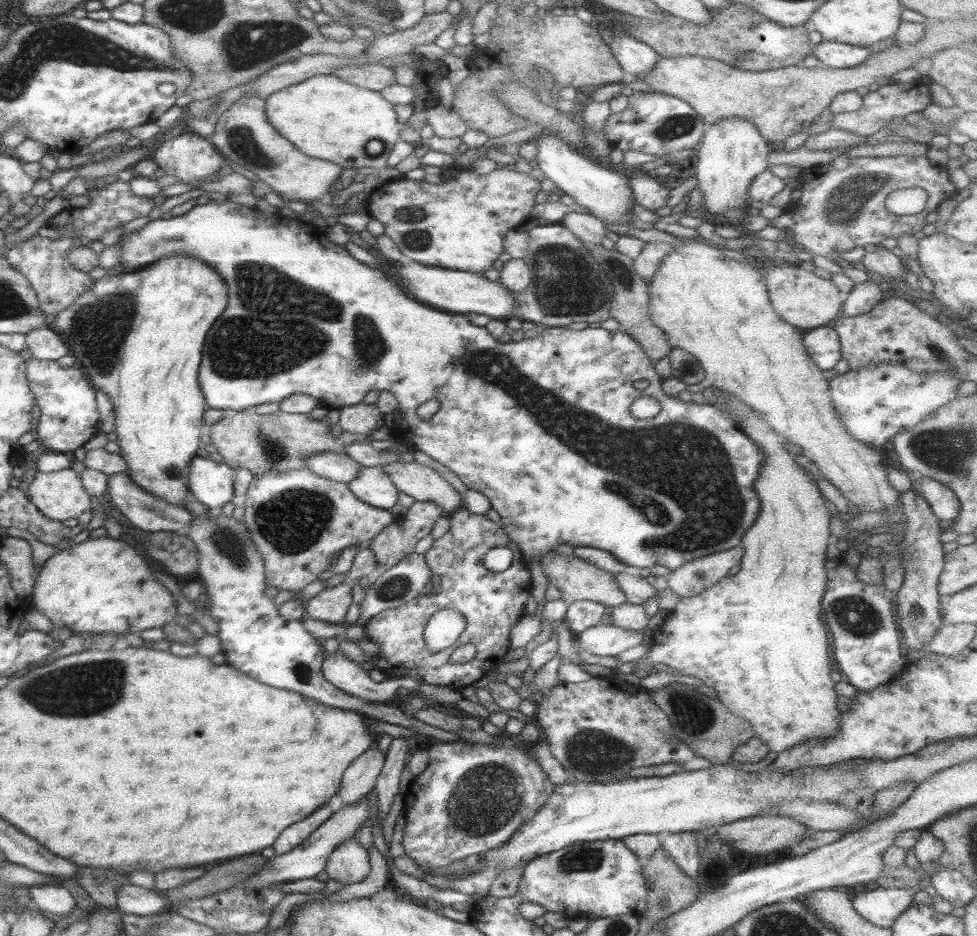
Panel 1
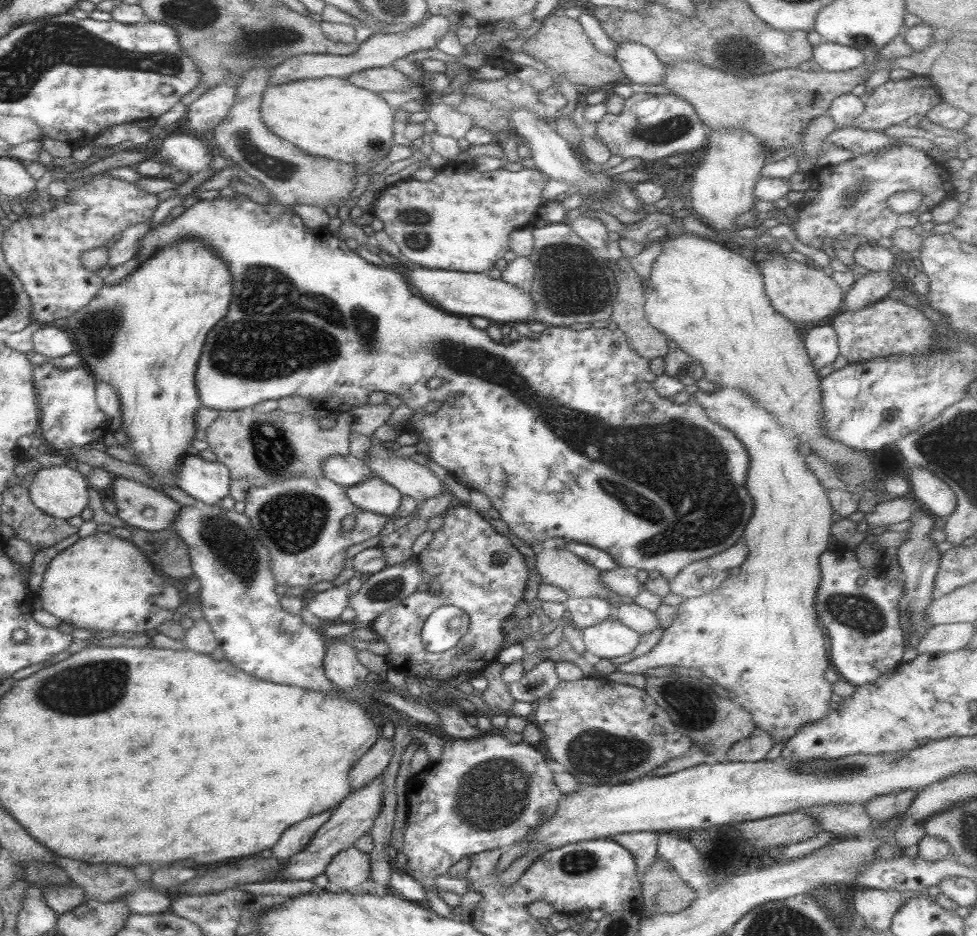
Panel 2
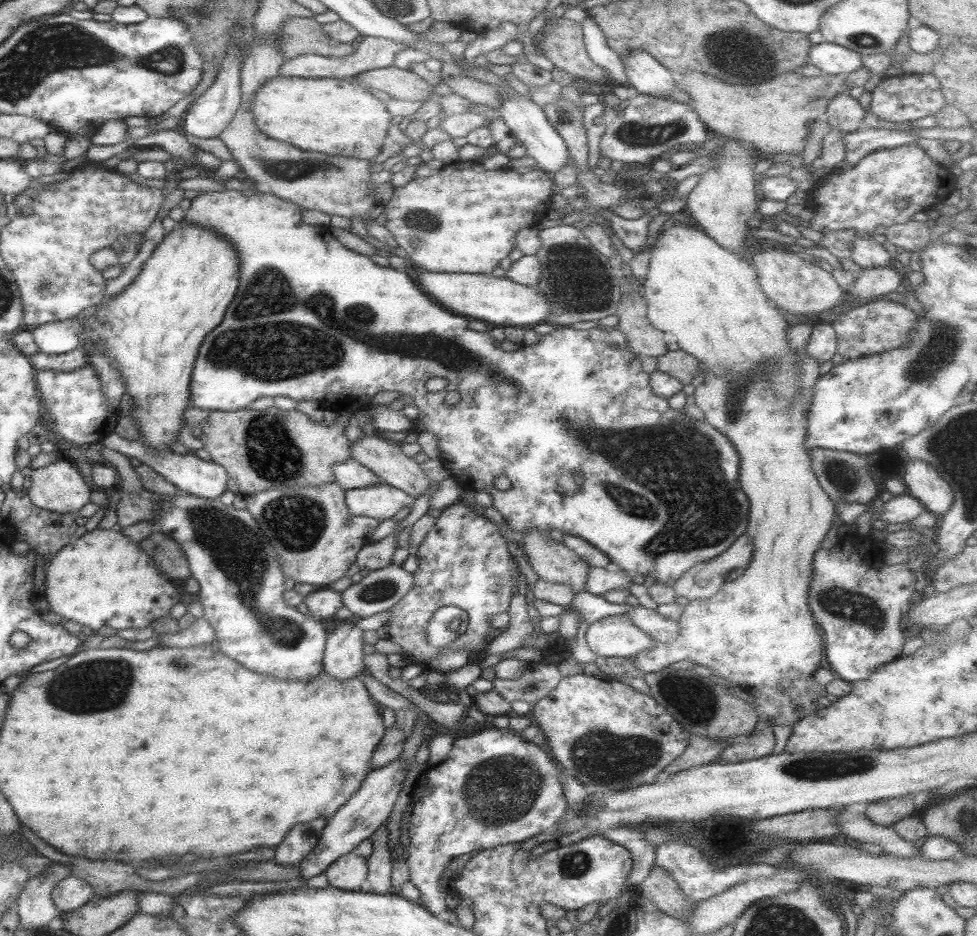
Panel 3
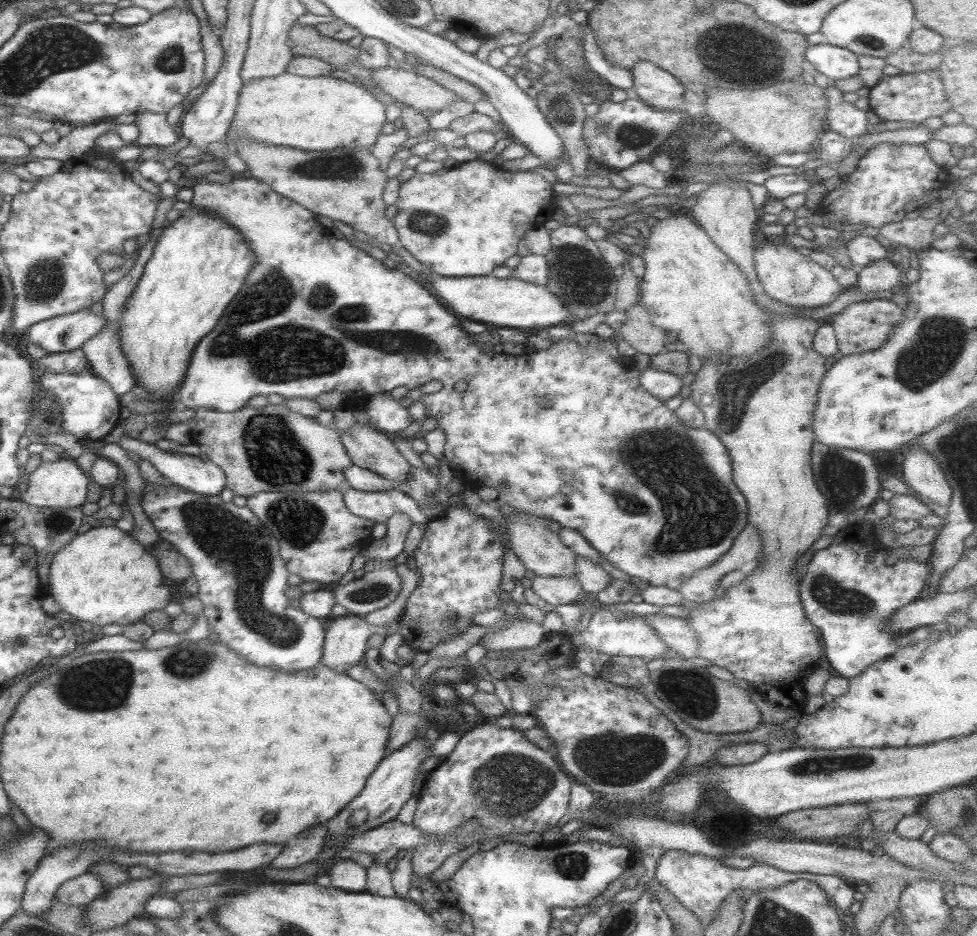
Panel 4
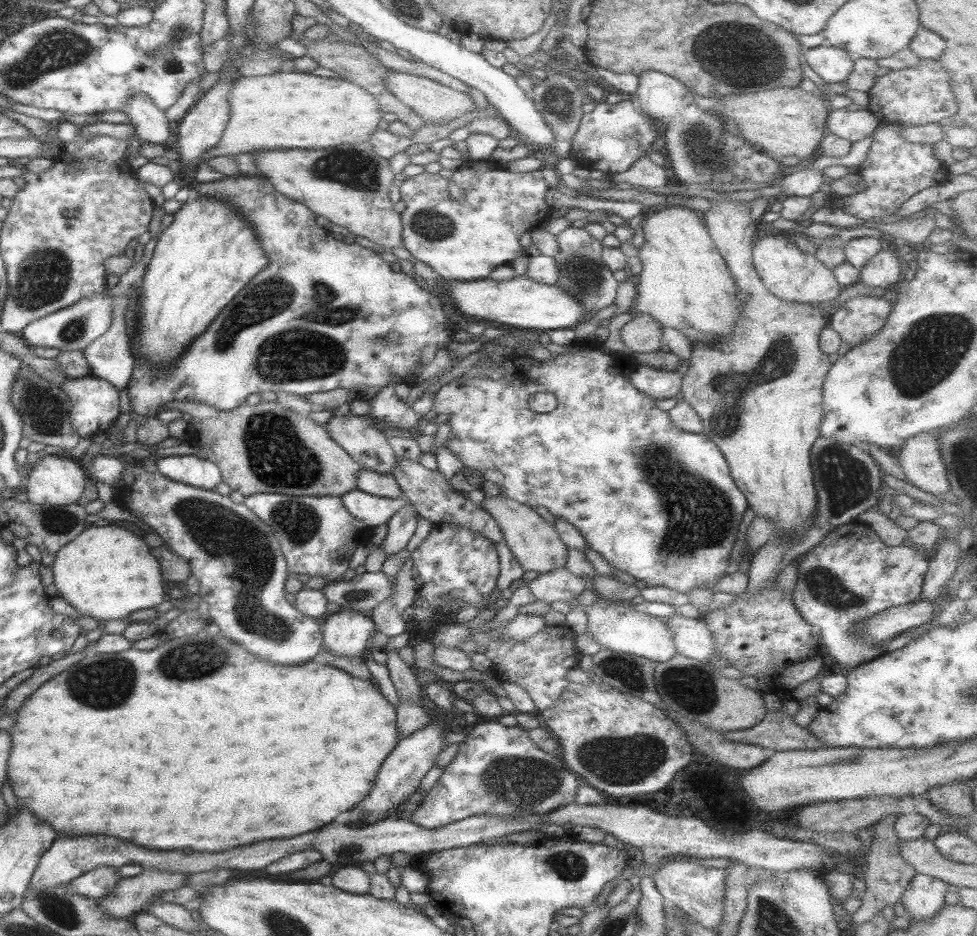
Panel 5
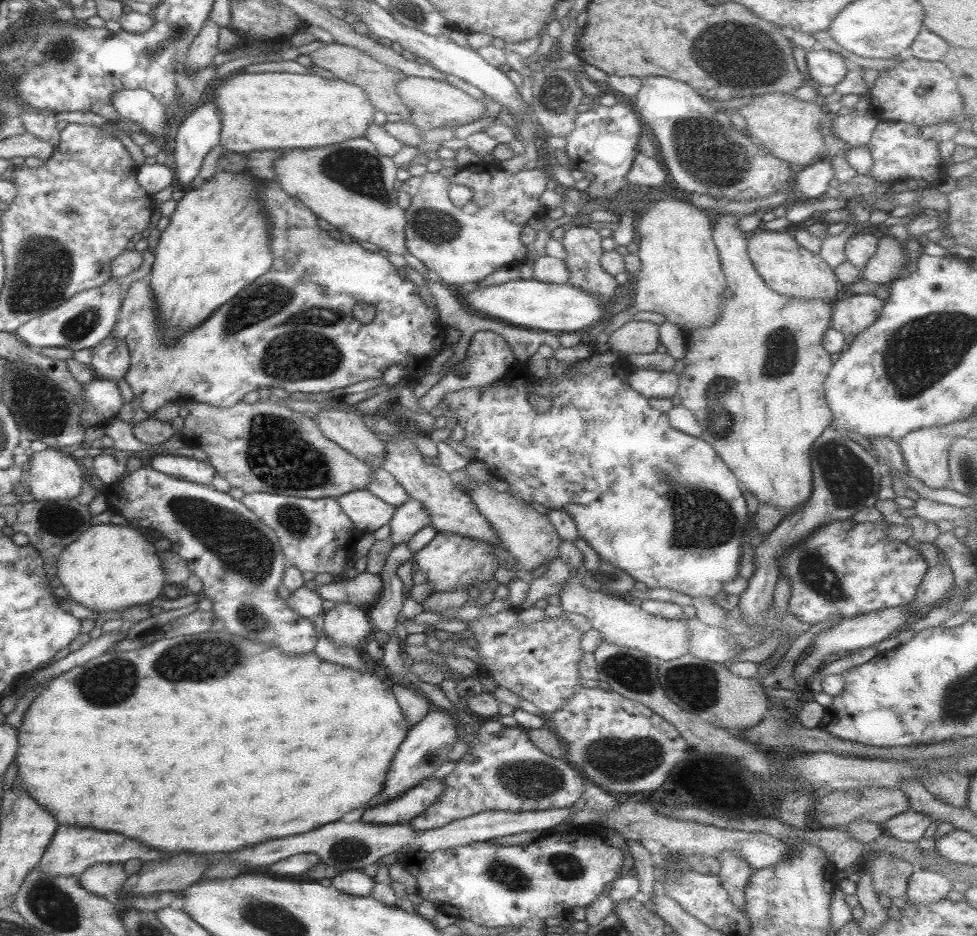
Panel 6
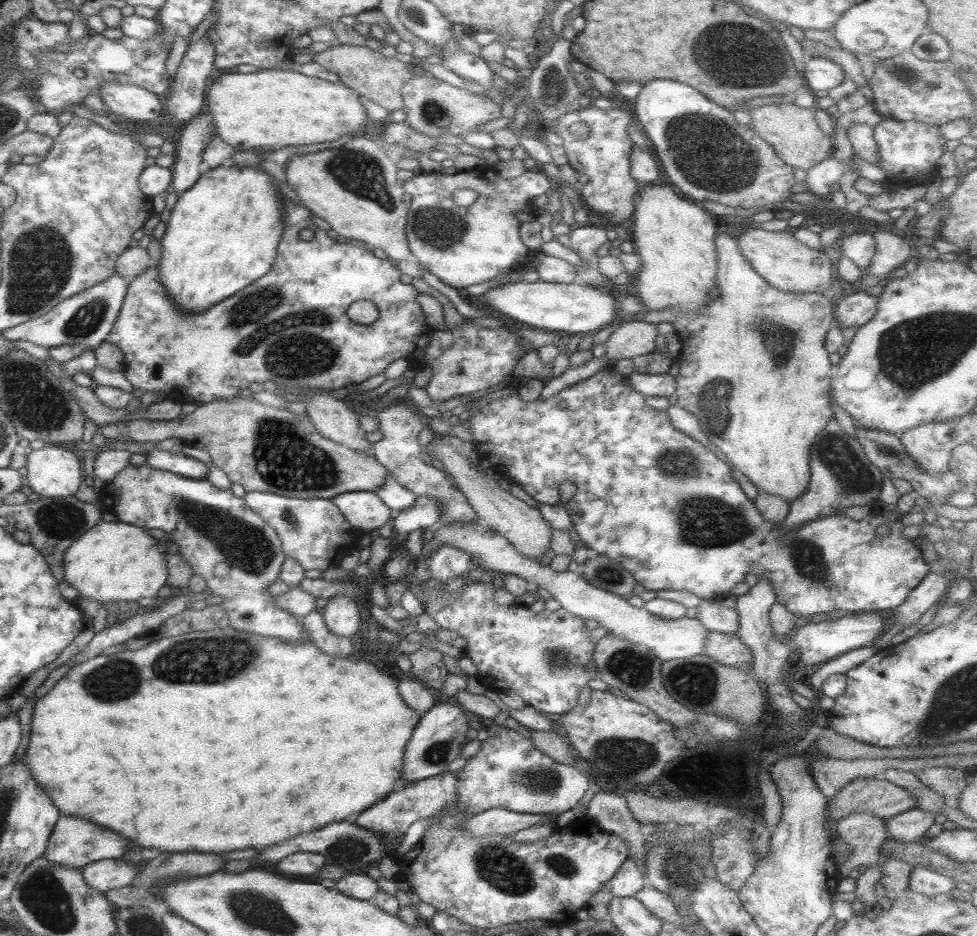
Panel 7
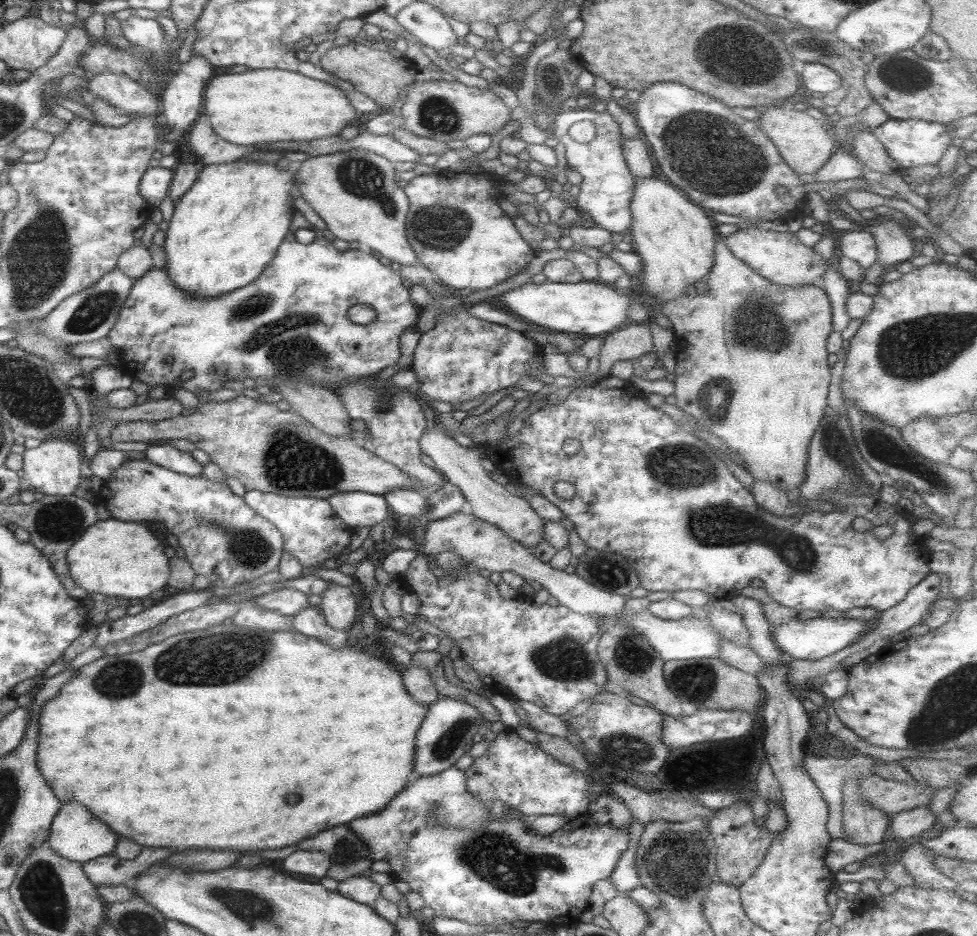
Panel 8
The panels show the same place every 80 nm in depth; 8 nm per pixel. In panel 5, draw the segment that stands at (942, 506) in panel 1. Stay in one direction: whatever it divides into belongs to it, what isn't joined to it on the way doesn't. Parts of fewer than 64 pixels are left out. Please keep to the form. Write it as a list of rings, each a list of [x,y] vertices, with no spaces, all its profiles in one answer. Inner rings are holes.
[[[944,429],[917,434],[902,442],[896,450],[905,480],[921,492],[939,496],[950,490],[945,467],[941,460],[936,438]]]

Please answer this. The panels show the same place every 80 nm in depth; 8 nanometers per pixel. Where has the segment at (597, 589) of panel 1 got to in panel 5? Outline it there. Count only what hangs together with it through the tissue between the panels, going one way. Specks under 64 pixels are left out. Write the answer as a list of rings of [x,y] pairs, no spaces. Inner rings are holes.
[[[500,495],[484,497],[481,502],[481,509],[495,520],[507,548],[524,571],[533,570],[537,574],[545,574],[554,568],[564,568],[568,548],[559,540],[553,525],[541,519],[534,509]]]

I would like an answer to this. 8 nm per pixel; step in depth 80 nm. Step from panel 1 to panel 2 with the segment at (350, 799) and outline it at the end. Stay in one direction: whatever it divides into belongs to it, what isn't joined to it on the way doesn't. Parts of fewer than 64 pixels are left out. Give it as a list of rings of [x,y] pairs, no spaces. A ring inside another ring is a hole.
[[[380,737],[375,741],[348,773],[351,777],[349,778],[351,793],[363,789],[365,785],[369,785],[369,782],[377,778],[389,764],[391,754],[393,754],[393,738]]]

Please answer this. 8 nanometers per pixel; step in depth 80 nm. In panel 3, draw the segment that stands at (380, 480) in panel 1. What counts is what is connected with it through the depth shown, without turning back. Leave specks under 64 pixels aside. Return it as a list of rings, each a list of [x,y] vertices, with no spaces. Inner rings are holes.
[[[383,483],[344,490],[344,503],[349,515],[379,522],[391,519],[401,507],[411,508],[413,500],[402,490]]]

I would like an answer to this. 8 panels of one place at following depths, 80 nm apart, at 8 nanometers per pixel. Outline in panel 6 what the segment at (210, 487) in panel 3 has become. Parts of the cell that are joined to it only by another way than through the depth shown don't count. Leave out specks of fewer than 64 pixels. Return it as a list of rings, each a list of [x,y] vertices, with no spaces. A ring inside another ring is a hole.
[[[164,452],[155,455],[150,464],[151,469],[160,473],[170,475],[175,479],[185,479],[187,482],[202,483],[203,486],[210,486],[216,474],[208,462]]]

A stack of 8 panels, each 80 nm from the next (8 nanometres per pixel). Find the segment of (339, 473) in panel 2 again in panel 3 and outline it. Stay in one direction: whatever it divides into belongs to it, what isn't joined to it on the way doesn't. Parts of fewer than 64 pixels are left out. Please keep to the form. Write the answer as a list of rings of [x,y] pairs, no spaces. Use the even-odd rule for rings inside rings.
[[[349,457],[346,461],[334,464],[331,469],[334,483],[343,490],[368,487],[379,484],[379,479],[363,465]]]

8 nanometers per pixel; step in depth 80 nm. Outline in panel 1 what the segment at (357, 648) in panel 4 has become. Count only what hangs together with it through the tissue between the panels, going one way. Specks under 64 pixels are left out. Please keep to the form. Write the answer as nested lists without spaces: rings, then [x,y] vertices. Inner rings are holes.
[[[340,650],[333,655],[325,654],[320,664],[320,671],[323,678],[335,688],[365,702],[395,701],[395,694],[399,688],[403,687],[411,692],[419,685],[411,678],[386,678],[374,682],[369,678],[368,671],[360,669],[355,662],[347,660]]]

